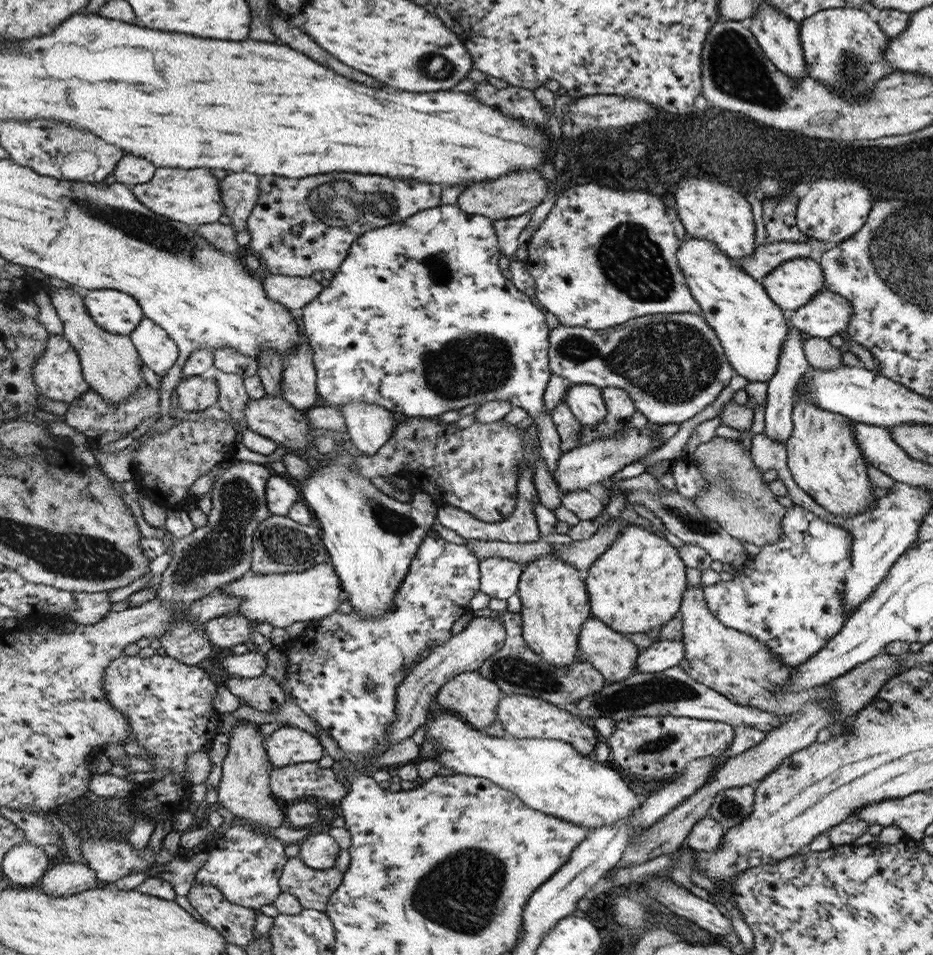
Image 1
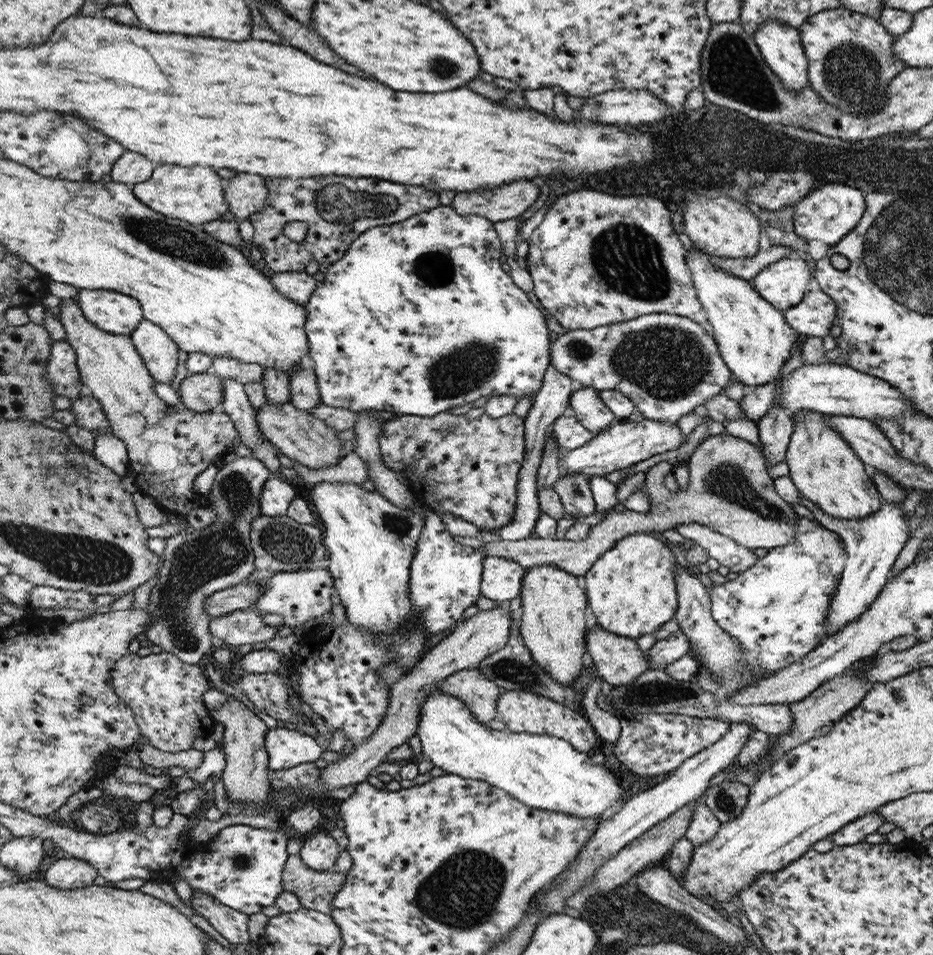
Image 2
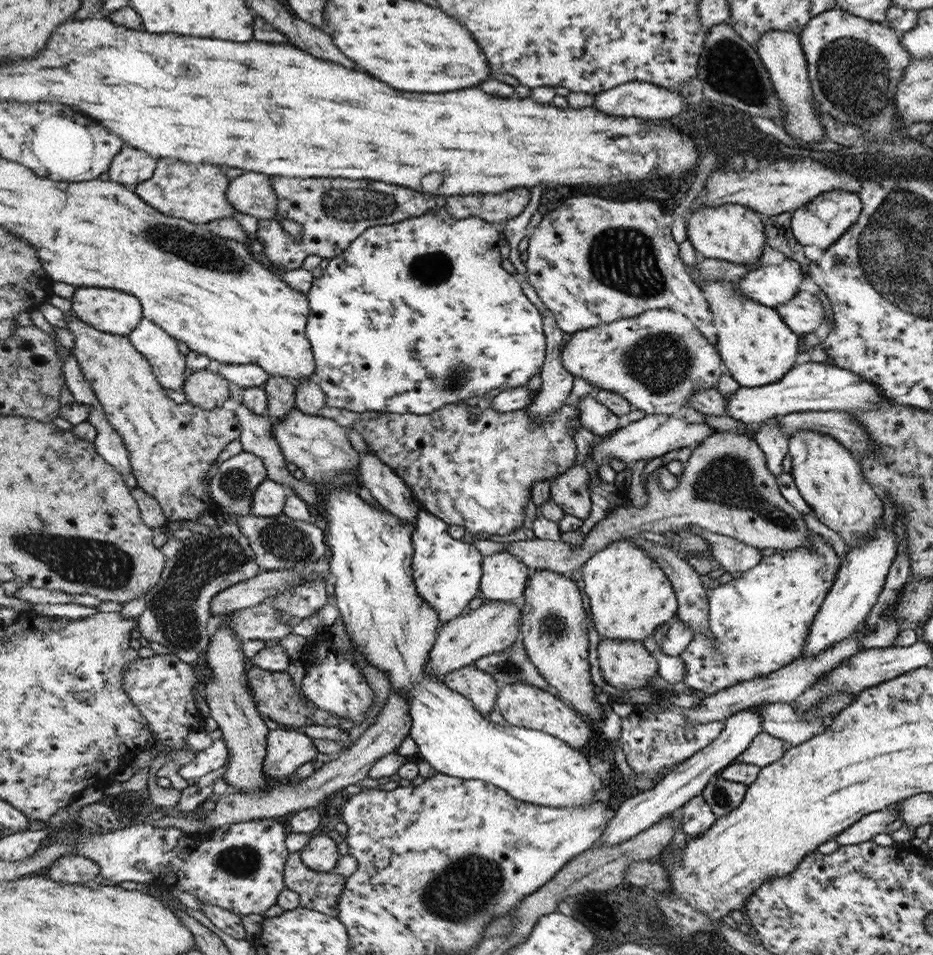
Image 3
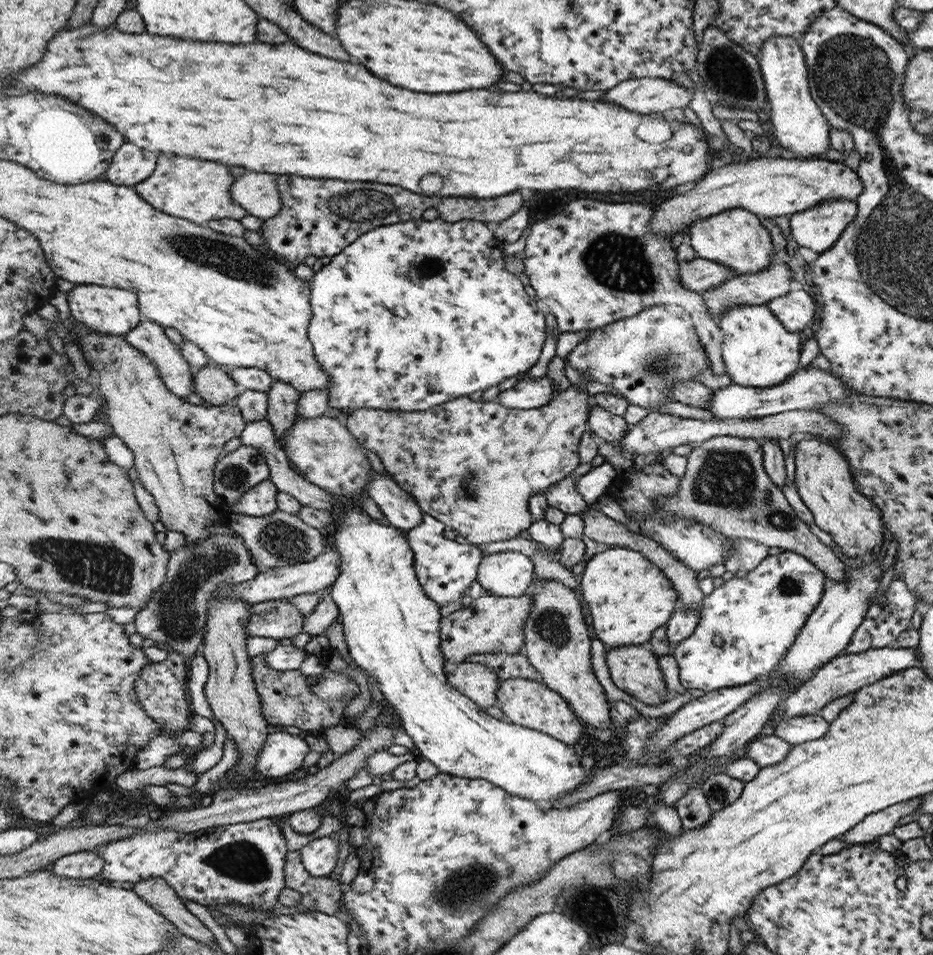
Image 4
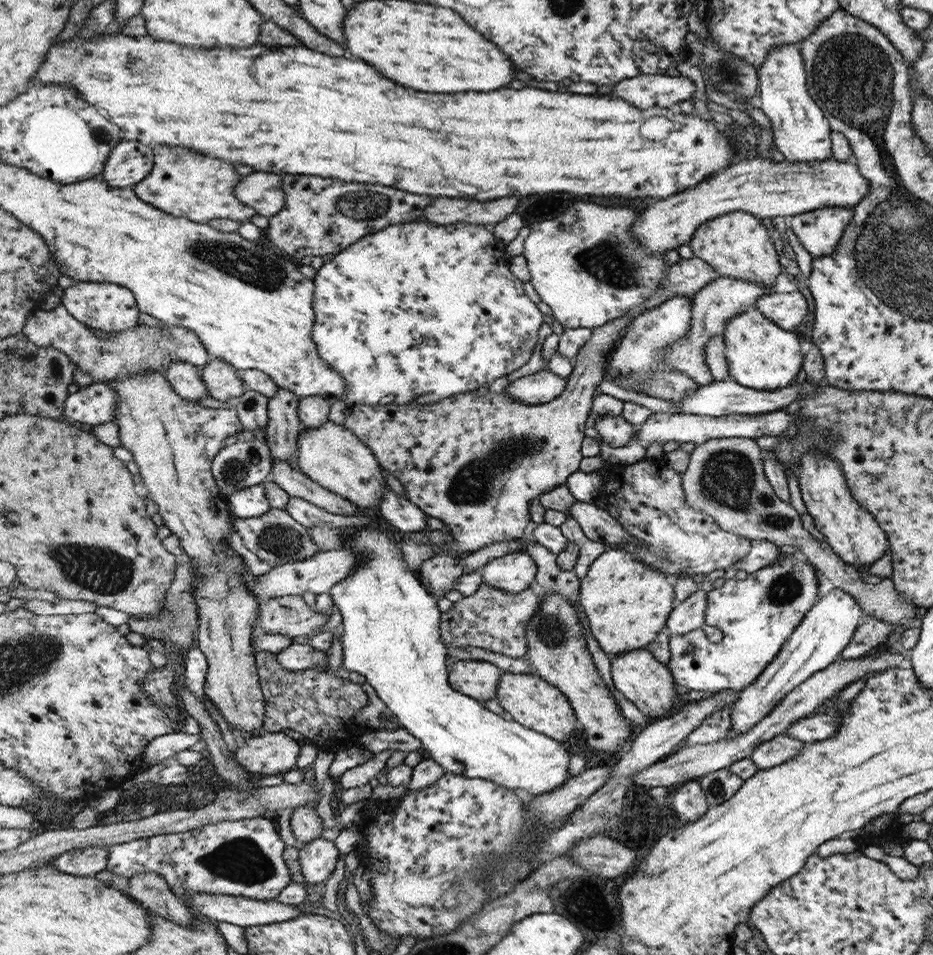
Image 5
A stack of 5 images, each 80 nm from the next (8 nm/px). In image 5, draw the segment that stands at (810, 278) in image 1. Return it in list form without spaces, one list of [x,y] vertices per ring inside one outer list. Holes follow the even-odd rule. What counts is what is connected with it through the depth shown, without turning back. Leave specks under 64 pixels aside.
[[[718,276],[692,296],[691,330],[687,336],[679,338],[674,344],[670,344],[668,349],[664,349],[665,363],[677,368],[678,372],[685,373],[699,385],[714,382],[714,374],[707,364],[708,340],[716,335],[723,336],[727,320],[752,310],[759,299],[769,292],[771,292],[769,288],[760,283],[754,284],[752,281]]]

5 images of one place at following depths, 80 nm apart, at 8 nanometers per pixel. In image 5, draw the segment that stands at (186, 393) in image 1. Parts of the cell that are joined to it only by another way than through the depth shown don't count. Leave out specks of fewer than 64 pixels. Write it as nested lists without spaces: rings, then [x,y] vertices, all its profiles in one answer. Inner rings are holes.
[[[212,360],[201,367],[201,379],[204,381],[207,393],[216,400],[235,400],[244,394],[240,370],[224,360]]]

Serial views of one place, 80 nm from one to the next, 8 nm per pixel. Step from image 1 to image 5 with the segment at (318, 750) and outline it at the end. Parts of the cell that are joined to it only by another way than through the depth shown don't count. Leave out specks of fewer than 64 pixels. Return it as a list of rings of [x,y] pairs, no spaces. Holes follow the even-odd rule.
[[[282,732],[258,734],[246,739],[244,747],[238,747],[235,753],[237,762],[247,771],[259,776],[272,776],[272,774],[284,774],[296,768],[296,761],[300,756],[301,745]]]

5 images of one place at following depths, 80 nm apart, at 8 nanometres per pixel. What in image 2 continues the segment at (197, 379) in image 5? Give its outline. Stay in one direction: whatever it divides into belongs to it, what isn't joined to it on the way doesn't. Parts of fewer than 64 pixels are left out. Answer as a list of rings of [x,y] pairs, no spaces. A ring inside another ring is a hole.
[[[145,318],[130,335],[135,349],[142,354],[154,379],[171,384],[176,374],[180,350],[167,332]]]

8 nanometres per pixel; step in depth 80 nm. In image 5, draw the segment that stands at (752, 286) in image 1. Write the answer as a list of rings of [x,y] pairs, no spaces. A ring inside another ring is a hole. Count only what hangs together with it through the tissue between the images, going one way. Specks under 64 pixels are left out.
[[[753,308],[727,320],[723,340],[727,348],[730,379],[748,388],[778,391],[788,387],[798,376],[802,362],[805,362],[794,331],[780,328],[760,309]]]

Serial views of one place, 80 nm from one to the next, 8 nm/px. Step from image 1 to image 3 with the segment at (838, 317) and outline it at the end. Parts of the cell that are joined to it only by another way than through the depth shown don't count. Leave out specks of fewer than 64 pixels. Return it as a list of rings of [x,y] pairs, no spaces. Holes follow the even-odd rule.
[[[799,291],[786,304],[779,304],[776,310],[791,327],[792,332],[801,335],[814,333],[824,322],[824,306],[820,298],[816,298],[810,292]]]

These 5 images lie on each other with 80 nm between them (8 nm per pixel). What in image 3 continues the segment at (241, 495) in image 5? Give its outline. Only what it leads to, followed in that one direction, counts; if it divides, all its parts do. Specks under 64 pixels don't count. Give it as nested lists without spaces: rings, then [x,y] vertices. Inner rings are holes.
[[[263,480],[255,490],[251,514],[258,517],[272,517],[282,514],[289,493],[279,481]]]

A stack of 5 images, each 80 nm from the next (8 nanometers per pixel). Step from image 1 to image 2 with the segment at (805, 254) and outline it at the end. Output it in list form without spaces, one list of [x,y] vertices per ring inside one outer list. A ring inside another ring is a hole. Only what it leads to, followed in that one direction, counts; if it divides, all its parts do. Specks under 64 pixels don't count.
[[[771,244],[768,250],[760,249],[758,254],[750,258],[740,257],[737,259],[725,259],[722,257],[712,257],[711,261],[721,269],[750,281],[772,263],[791,256],[790,247]]]

